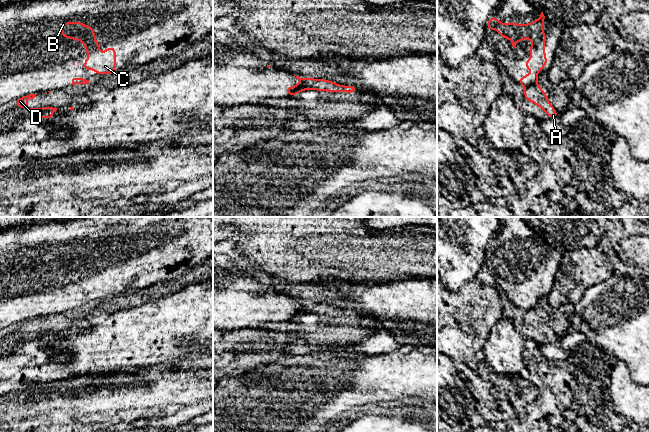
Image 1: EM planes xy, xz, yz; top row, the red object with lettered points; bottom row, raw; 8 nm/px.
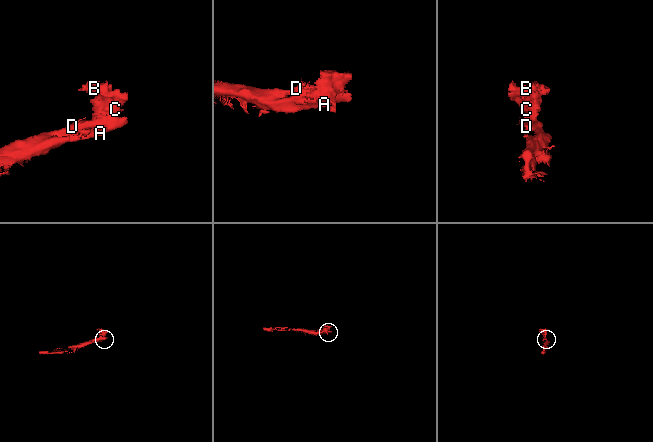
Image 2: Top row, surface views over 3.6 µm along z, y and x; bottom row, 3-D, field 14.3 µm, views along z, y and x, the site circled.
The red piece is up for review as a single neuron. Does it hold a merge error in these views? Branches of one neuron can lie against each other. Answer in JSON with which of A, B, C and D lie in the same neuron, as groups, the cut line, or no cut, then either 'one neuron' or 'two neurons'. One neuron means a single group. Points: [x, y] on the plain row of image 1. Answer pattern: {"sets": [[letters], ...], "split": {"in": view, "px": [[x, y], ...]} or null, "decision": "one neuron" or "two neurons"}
{"sets": [["A", "D"], ["B", "C"]], "split": {"in": "xz", "px": [[303, 302], [299, 315]]}, "decision": "two neurons"}

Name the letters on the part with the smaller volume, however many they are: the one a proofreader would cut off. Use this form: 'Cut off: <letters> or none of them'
Cut off: B, C

